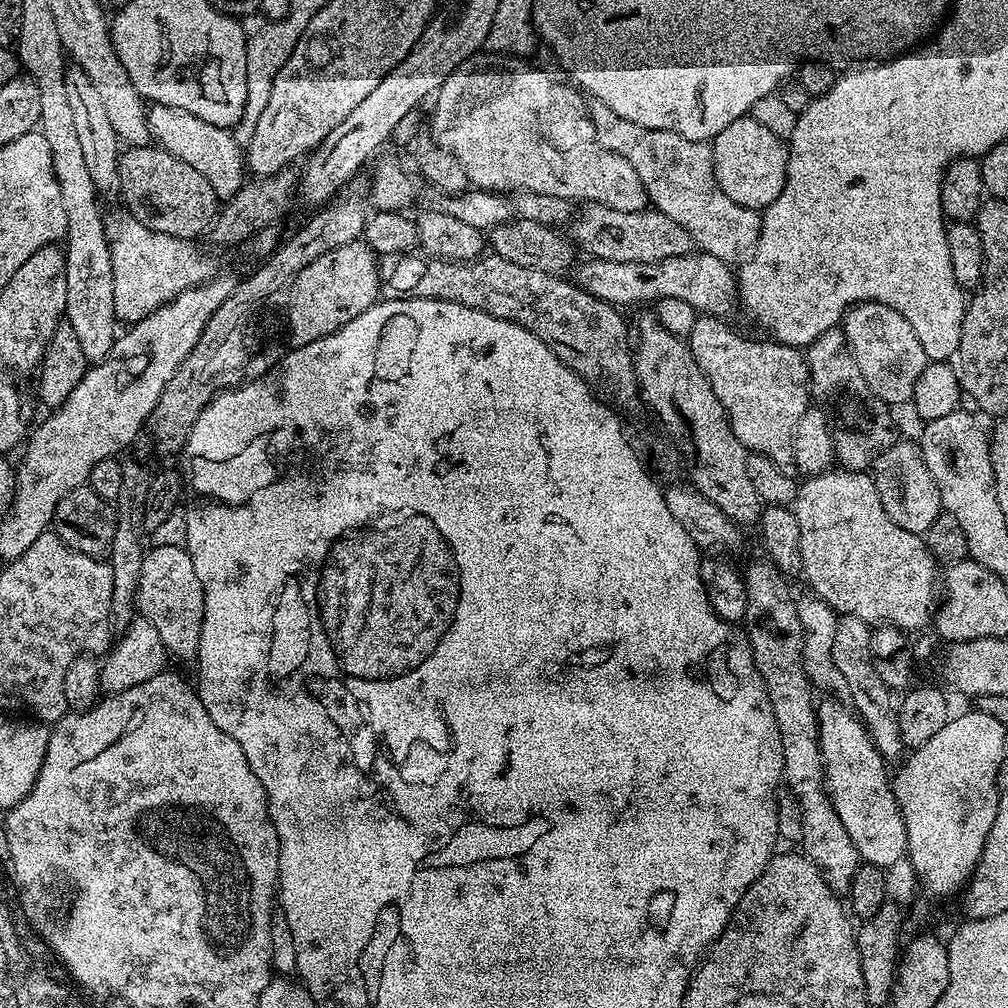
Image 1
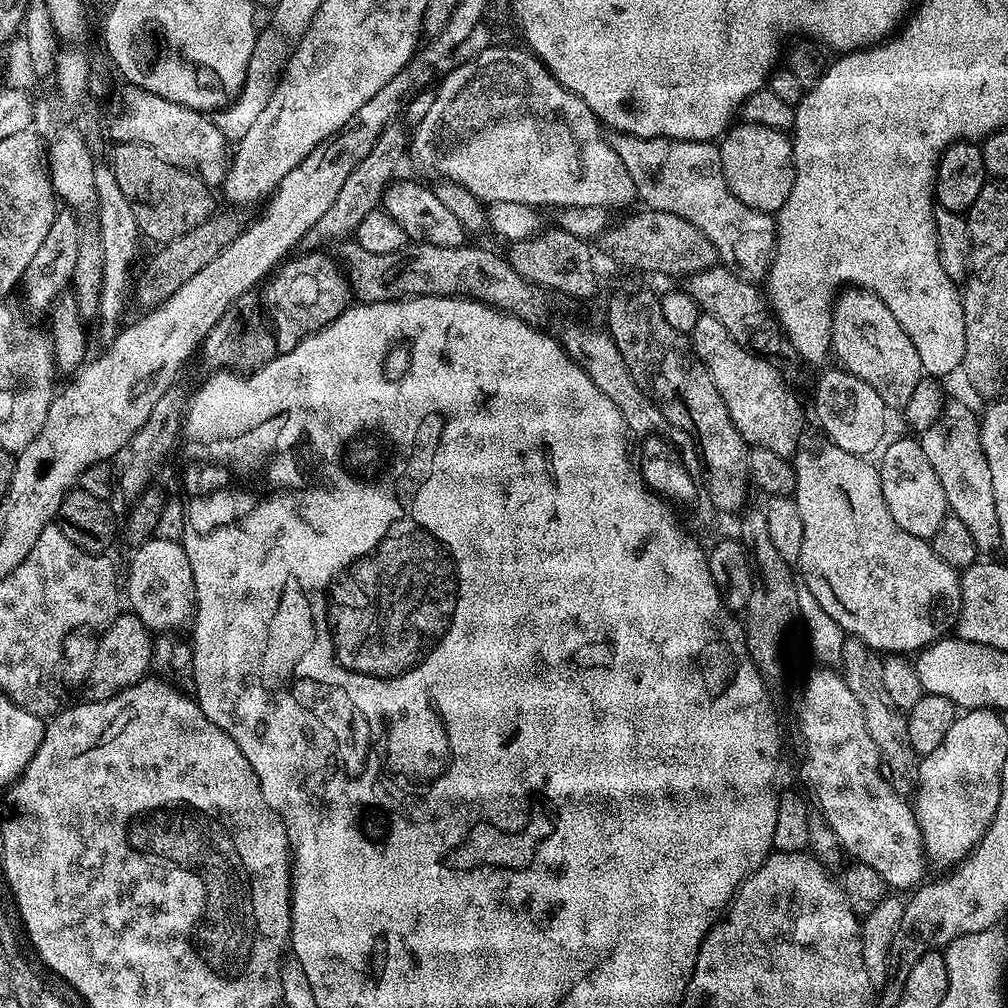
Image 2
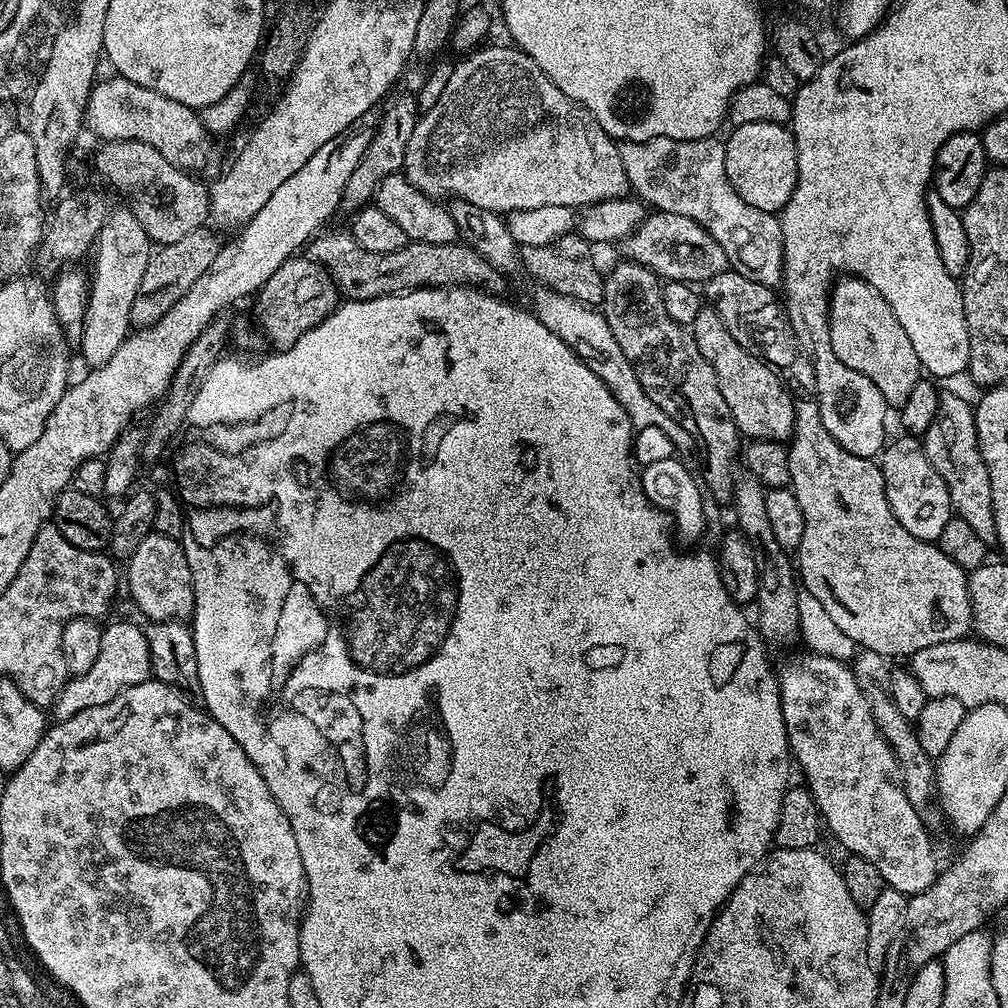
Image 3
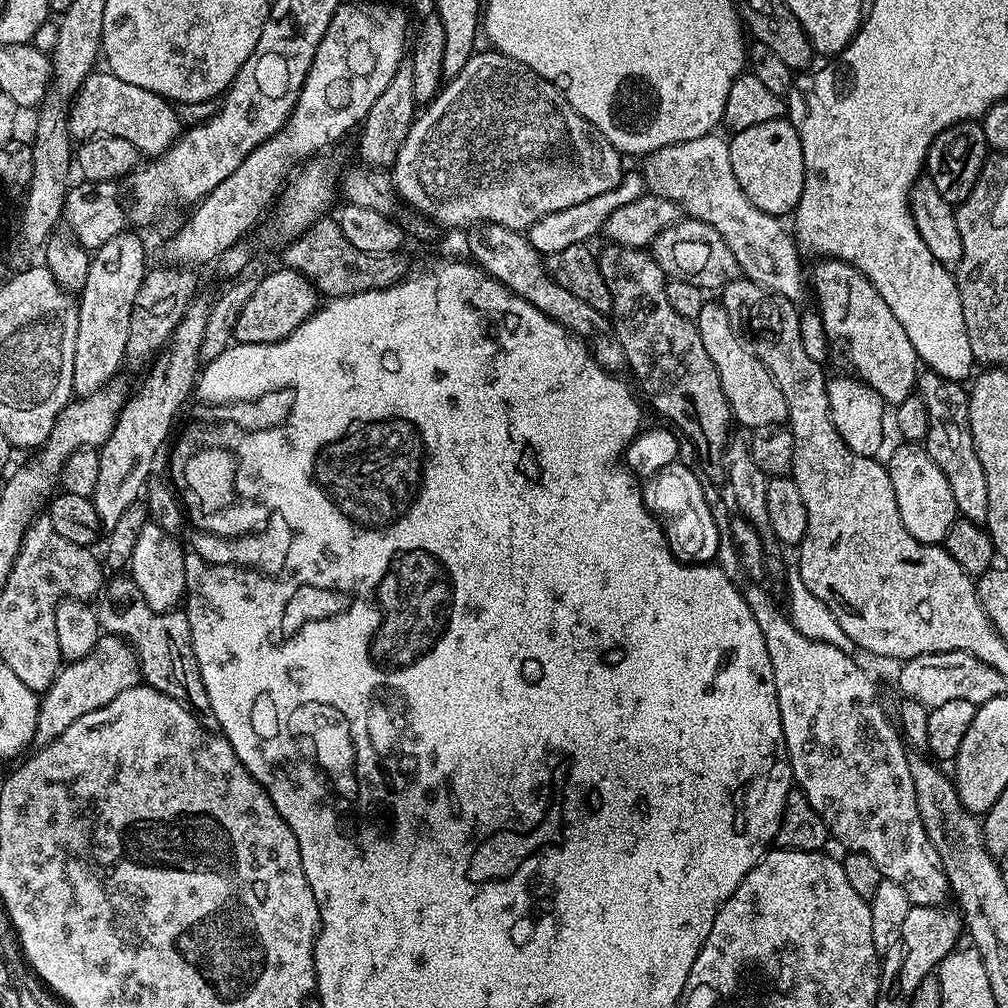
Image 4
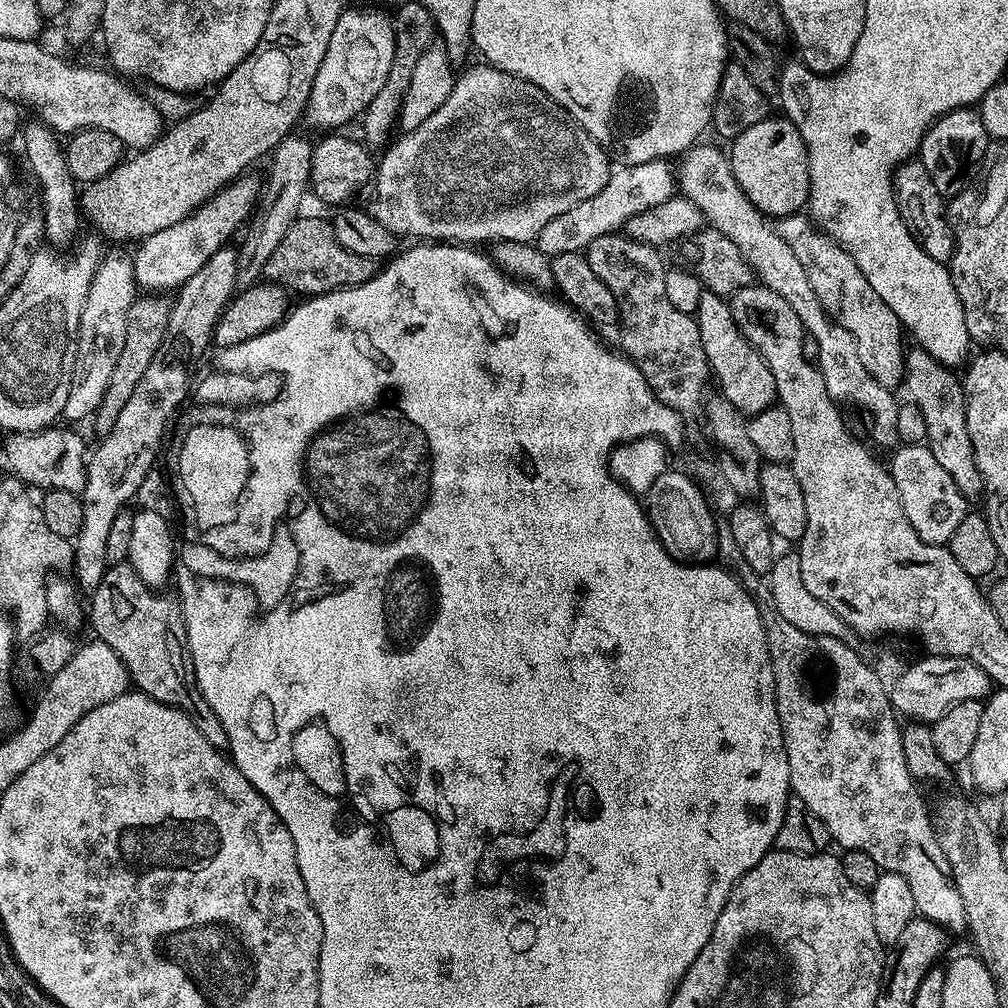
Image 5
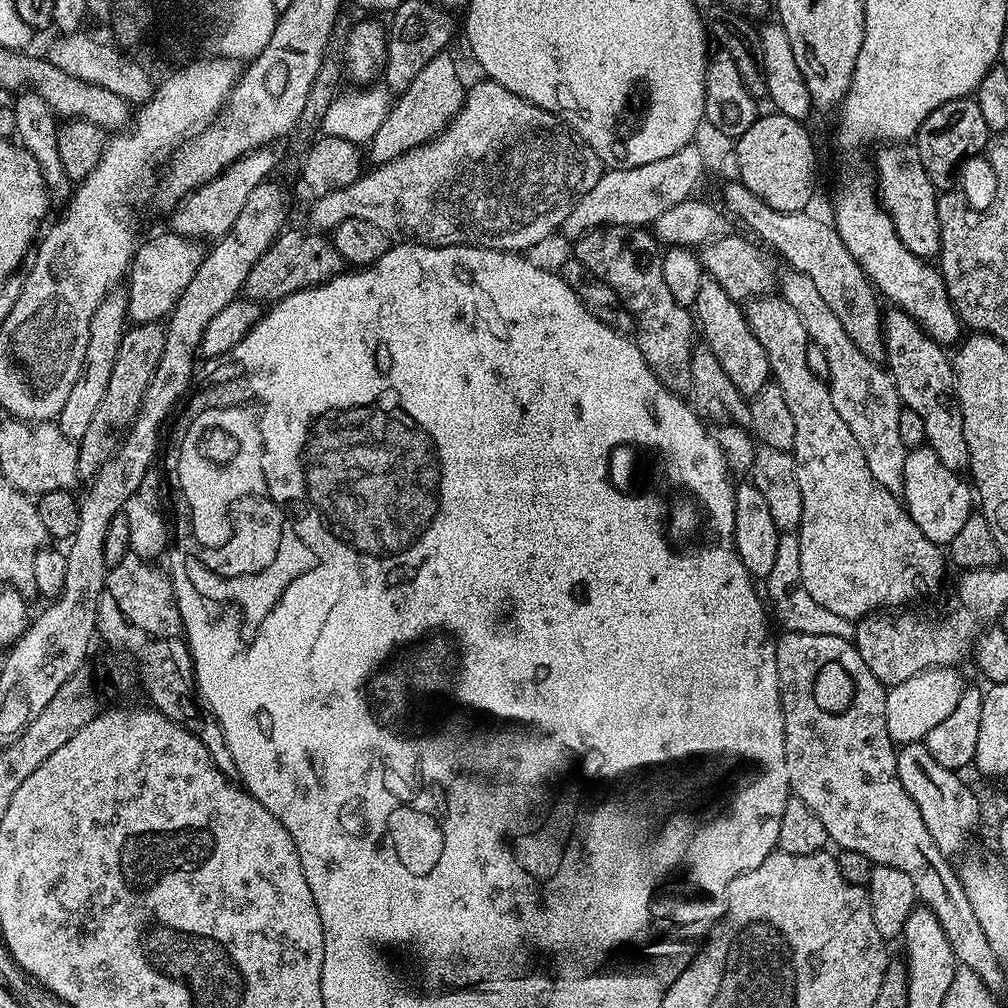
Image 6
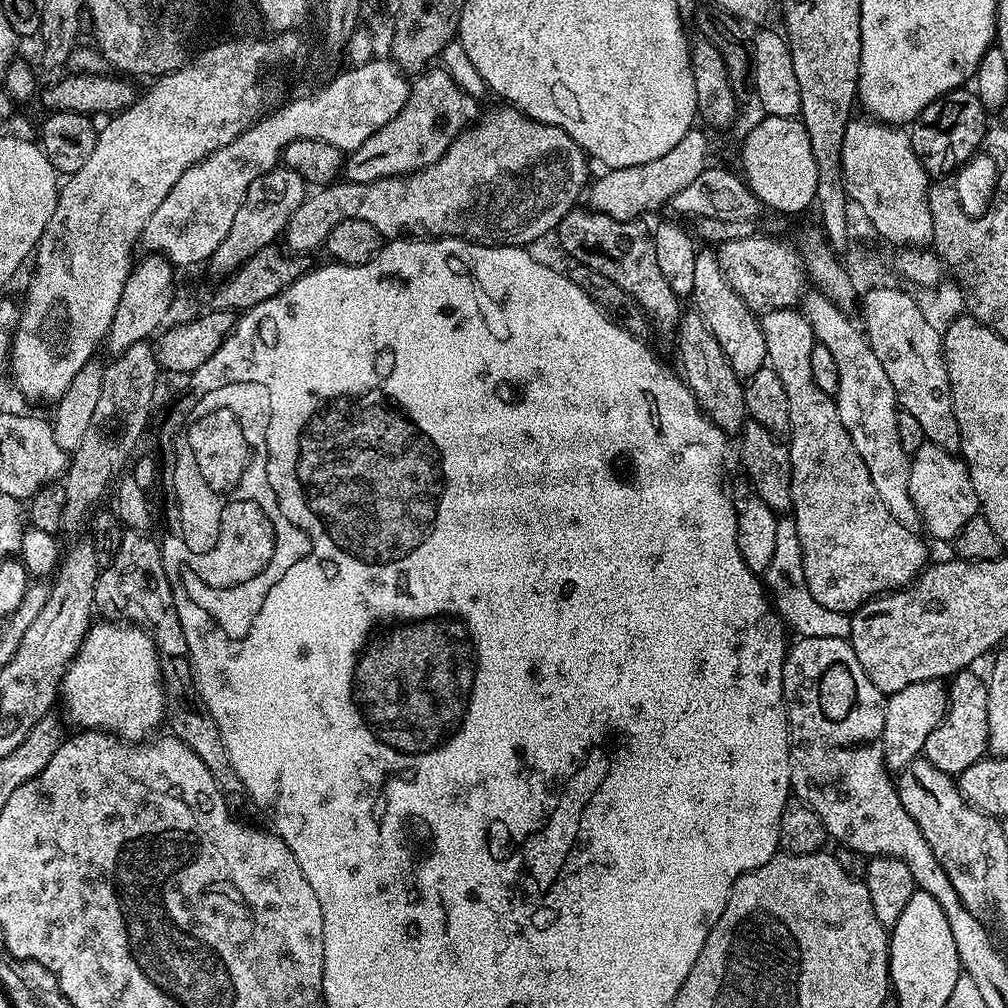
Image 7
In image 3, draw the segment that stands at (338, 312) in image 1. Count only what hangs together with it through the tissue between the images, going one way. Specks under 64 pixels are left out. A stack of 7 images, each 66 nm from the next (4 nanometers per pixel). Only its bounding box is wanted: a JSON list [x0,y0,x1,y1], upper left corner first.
[255,254,342,350]

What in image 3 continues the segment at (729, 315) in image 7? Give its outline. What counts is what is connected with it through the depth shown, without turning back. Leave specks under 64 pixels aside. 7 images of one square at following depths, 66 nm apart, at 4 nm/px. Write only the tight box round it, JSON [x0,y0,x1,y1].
[690,306,796,441]

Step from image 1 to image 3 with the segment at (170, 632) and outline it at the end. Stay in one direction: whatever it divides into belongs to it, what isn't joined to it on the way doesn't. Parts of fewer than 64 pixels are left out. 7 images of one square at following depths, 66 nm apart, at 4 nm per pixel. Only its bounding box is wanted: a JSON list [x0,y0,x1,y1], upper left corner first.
[126,531,194,621]

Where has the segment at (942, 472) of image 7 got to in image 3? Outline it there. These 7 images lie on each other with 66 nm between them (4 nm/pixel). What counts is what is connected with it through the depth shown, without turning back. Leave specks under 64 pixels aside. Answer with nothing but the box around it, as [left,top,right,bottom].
[878,434,954,542]

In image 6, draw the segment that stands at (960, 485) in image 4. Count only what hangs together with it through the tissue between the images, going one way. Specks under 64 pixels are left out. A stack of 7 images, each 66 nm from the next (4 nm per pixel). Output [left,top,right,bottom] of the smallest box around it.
[882,307,970,473]

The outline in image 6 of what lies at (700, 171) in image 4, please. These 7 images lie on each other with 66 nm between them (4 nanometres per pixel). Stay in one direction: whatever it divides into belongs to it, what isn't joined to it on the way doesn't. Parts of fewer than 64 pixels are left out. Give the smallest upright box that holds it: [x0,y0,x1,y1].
[778,271,910,494]

